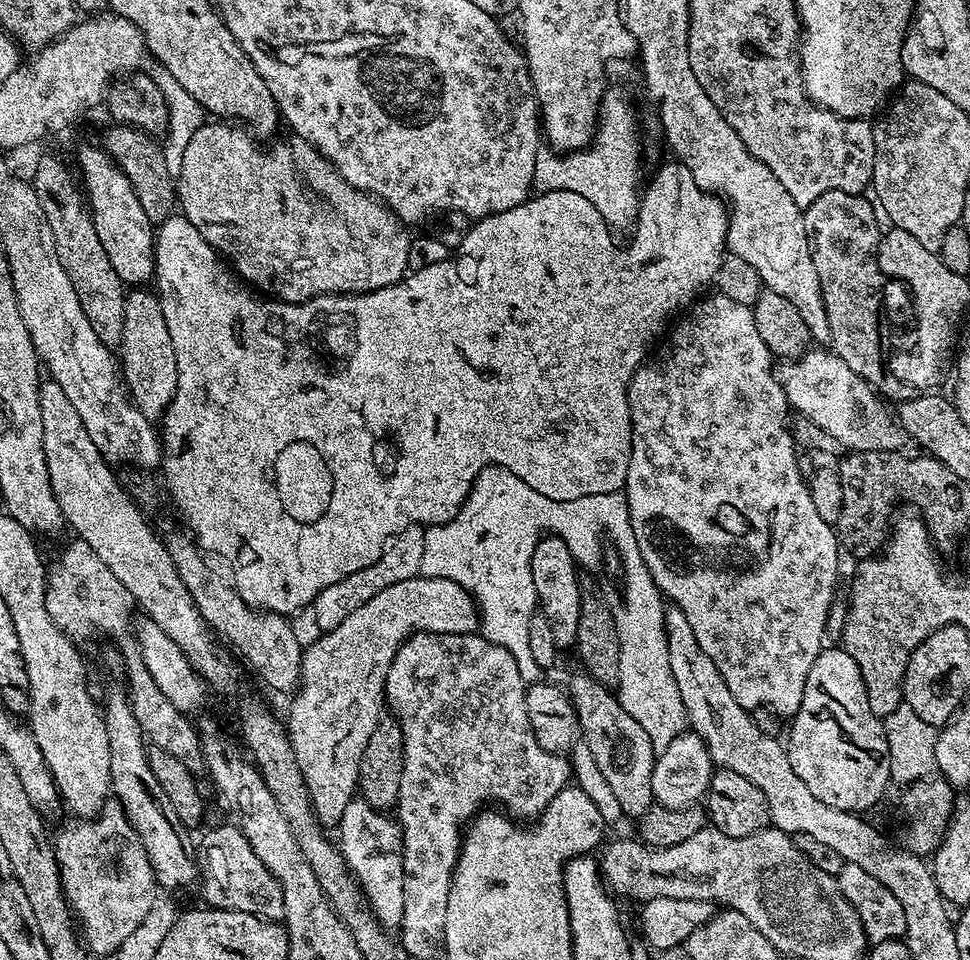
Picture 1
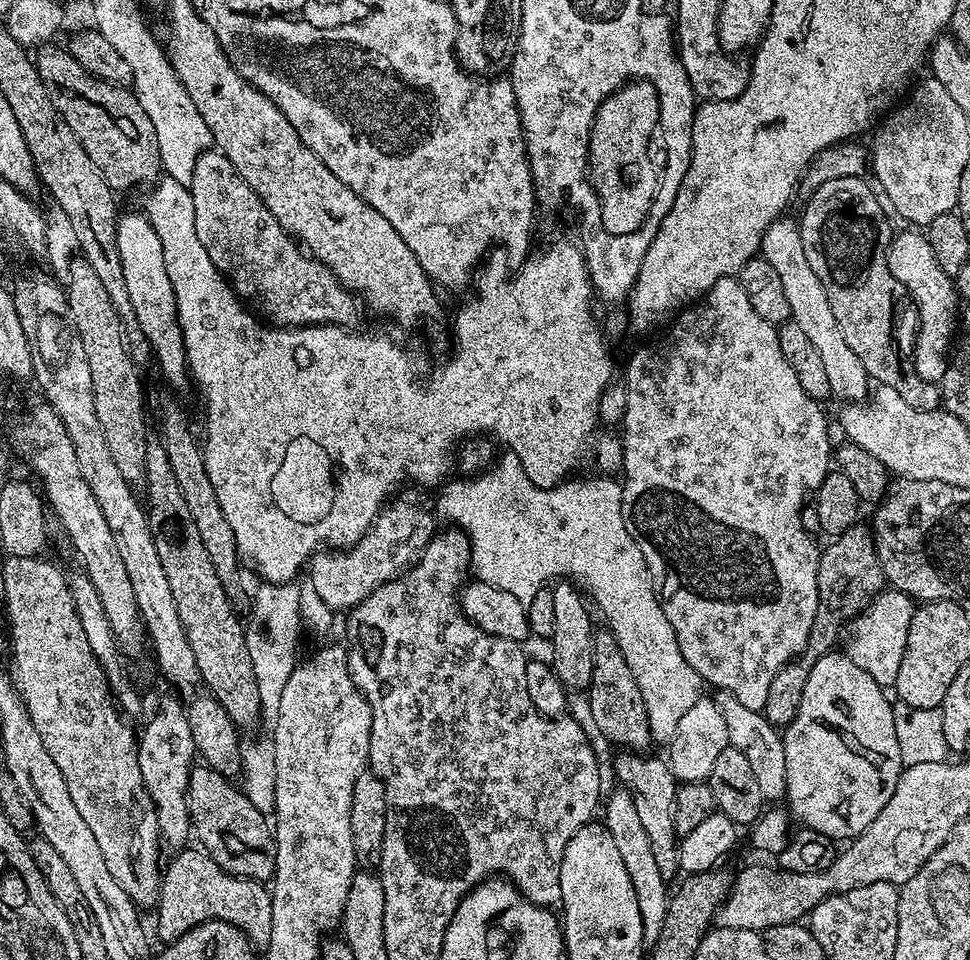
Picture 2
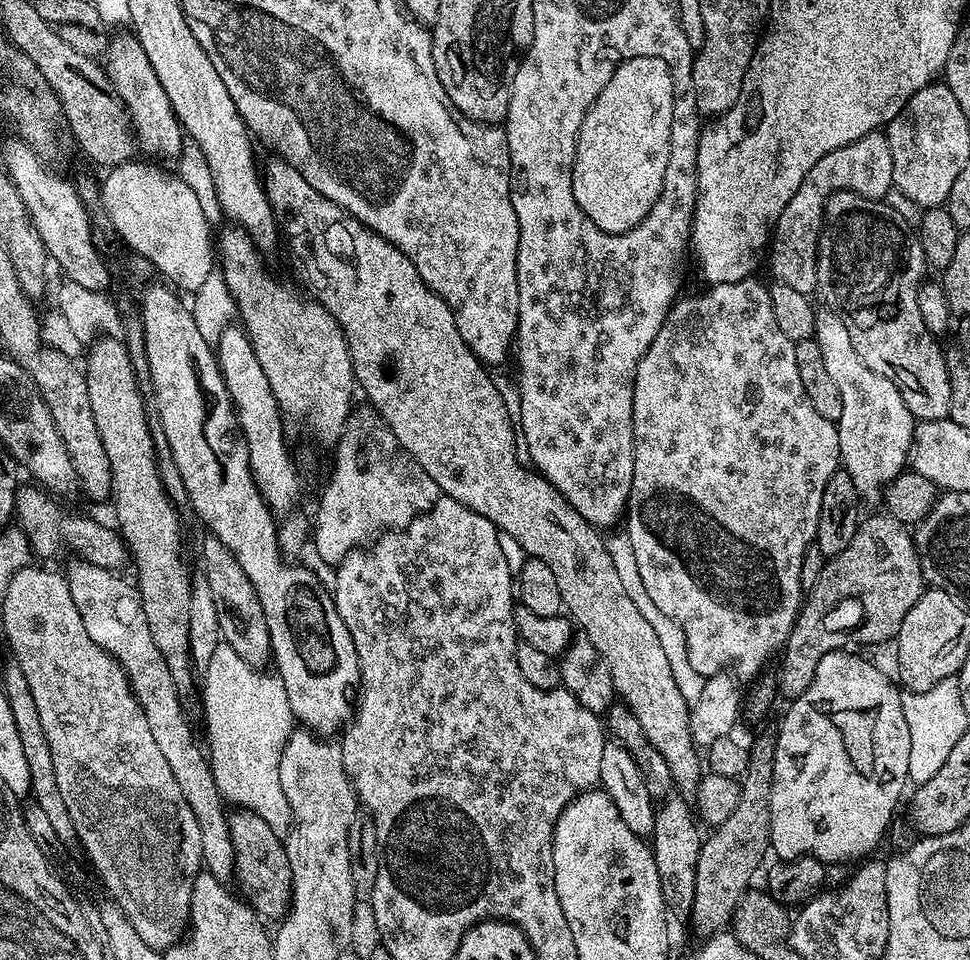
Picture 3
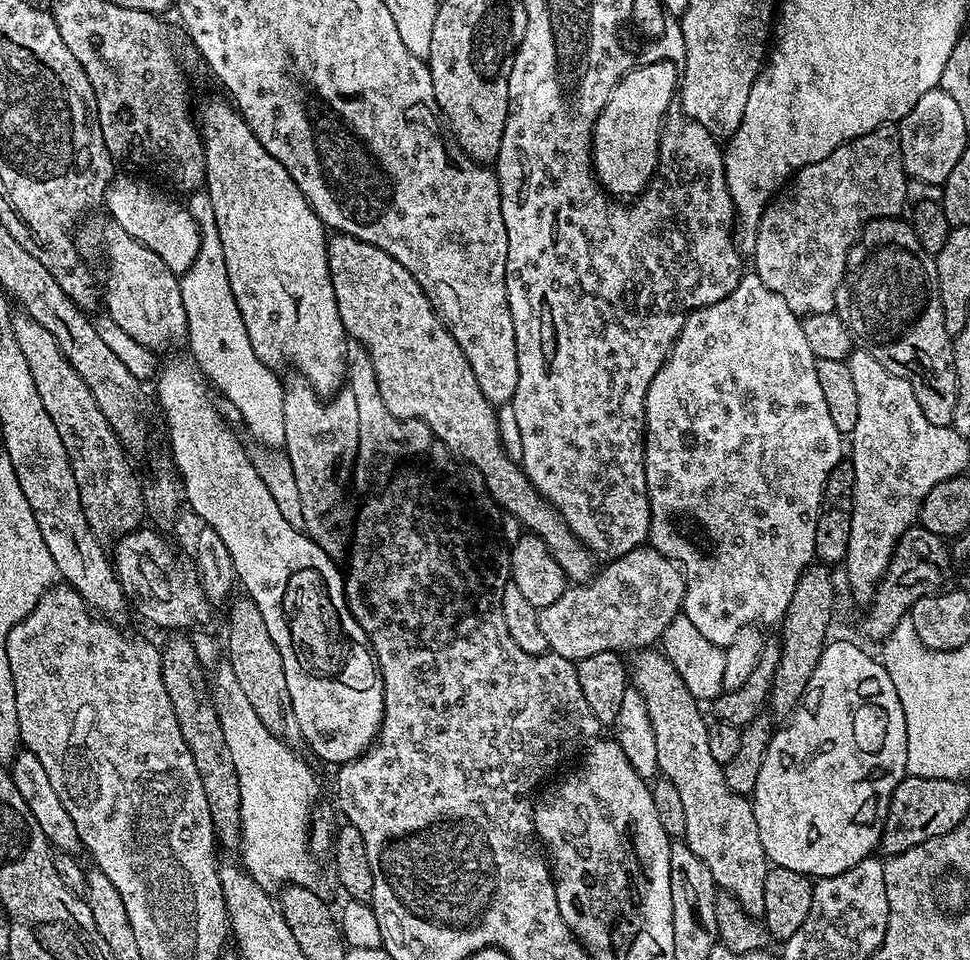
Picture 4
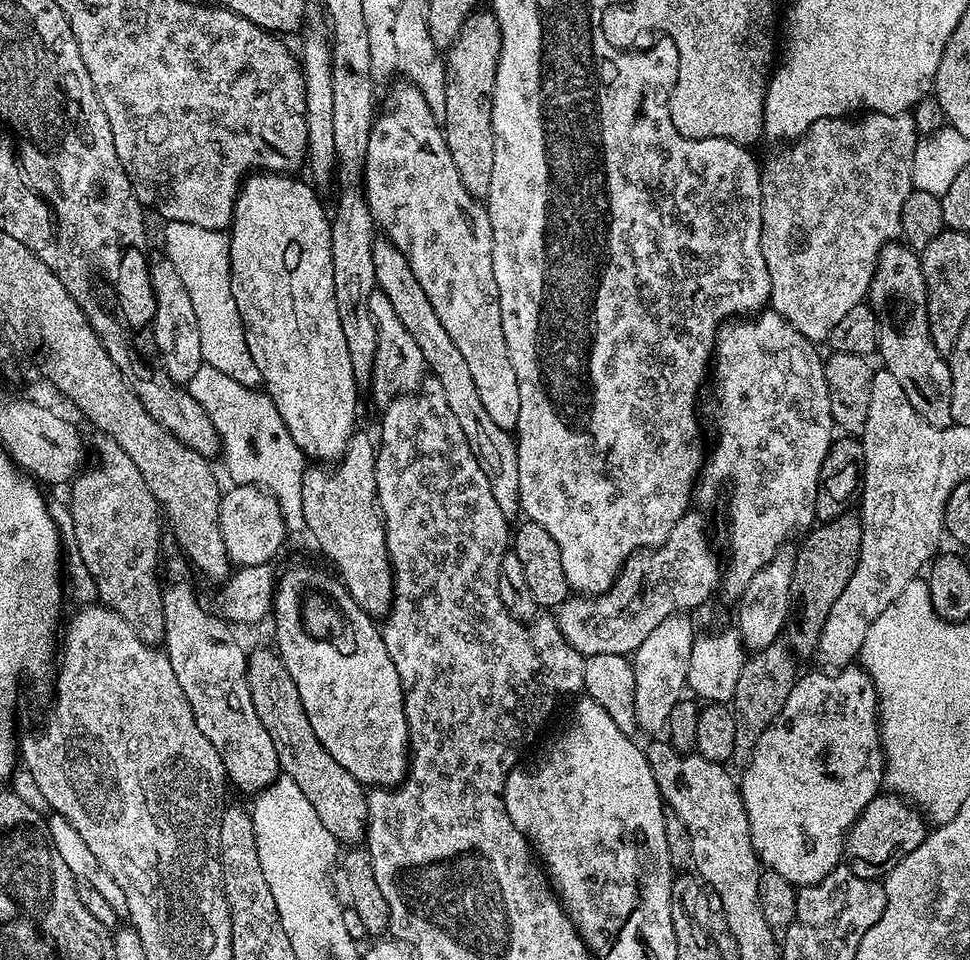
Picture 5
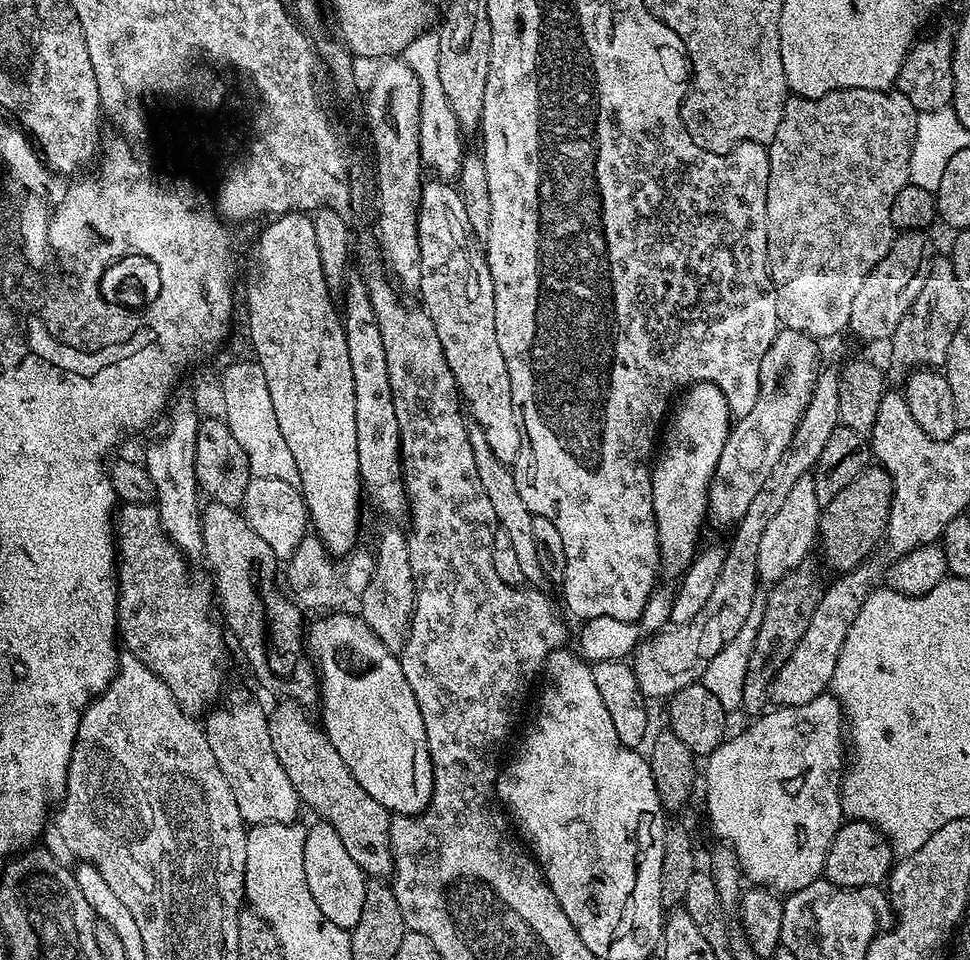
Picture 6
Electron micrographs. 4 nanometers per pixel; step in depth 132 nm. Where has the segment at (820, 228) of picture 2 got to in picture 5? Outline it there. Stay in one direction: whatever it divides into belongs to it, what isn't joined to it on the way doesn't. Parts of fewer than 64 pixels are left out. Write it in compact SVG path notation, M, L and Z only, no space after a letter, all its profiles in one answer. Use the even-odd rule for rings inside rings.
M893 242L880 251L876 263L876 273L868 287L867 303L876 314L876 327L878 329L878 357L883 367L894 374L898 386L906 394L910 406L918 410L918 414L930 426L950 428L954 421L950 402L952 401L952 365L946 359L945 353L939 352L930 338L930 326L926 314L926 278L920 269L920 257L913 249L903 242Z

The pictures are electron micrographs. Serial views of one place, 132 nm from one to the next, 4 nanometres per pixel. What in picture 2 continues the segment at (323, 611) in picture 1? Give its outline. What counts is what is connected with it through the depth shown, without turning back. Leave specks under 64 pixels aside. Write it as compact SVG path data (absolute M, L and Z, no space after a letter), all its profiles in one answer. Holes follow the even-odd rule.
M405 487L391 497L390 503L376 517L375 524L358 543L347 550L321 550L312 557L310 579L314 590L334 613L358 607L370 593L378 590L378 586L407 572L419 560L438 531L438 513L428 496L429 493L419 487Z

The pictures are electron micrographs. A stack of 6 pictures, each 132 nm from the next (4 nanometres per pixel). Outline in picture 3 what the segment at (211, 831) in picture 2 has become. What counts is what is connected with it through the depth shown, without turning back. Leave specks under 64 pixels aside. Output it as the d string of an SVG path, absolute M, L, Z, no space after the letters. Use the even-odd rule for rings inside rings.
M243 810L233 811L228 817L228 825L230 842L234 842L234 880L240 883L243 899L265 921L283 920L292 906L292 875L288 850L281 833L253 812Z

